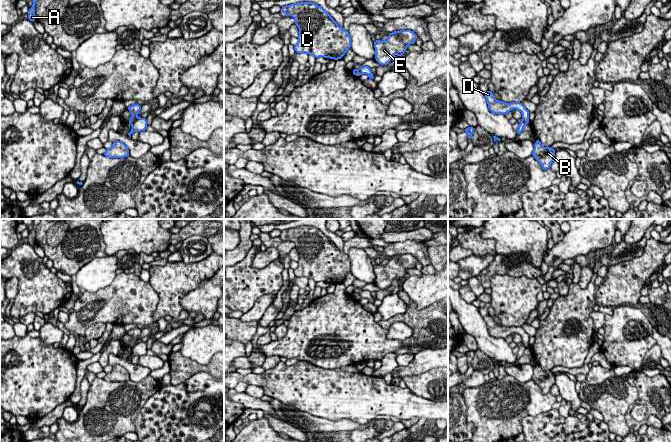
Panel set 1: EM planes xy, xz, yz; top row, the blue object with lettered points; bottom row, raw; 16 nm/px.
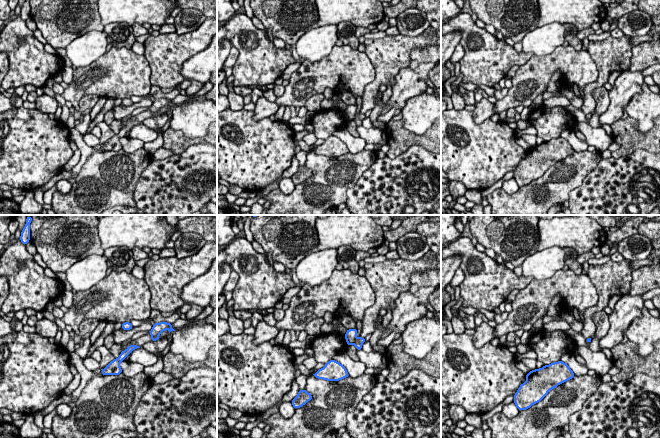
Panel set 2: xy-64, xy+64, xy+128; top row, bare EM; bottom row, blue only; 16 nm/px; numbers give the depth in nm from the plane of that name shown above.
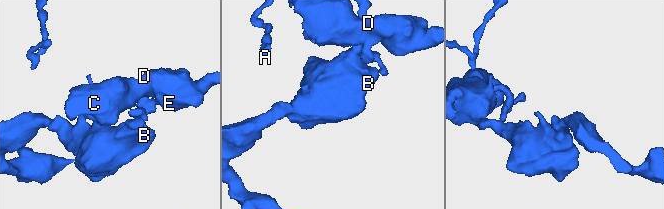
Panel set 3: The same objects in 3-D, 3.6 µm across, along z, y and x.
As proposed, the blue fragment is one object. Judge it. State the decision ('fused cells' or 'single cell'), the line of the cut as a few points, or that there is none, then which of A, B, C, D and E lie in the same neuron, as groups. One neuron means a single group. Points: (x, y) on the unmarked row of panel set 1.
fused cells; cut in xy along (138, 342), (131, 349); A C D E / B

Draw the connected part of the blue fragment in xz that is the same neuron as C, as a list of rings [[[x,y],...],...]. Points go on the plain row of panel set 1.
[[[299,226],[281,231],[281,235],[286,241],[292,240],[299,253],[296,277],[338,284],[351,272],[348,254],[341,252],[318,228]]]

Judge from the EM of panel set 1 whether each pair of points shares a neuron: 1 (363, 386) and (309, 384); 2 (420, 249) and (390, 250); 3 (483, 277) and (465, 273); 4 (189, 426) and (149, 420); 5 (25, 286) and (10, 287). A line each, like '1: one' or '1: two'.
1: one
2: one
3: two
4: one
5: two

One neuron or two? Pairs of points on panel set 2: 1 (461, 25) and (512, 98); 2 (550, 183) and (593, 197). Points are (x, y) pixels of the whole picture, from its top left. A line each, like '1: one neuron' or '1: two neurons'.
1: two neurons
2: two neurons

